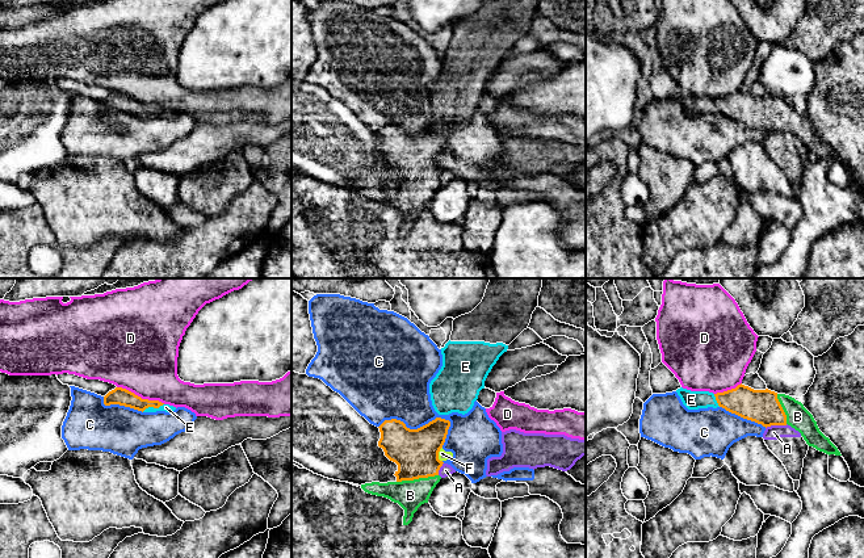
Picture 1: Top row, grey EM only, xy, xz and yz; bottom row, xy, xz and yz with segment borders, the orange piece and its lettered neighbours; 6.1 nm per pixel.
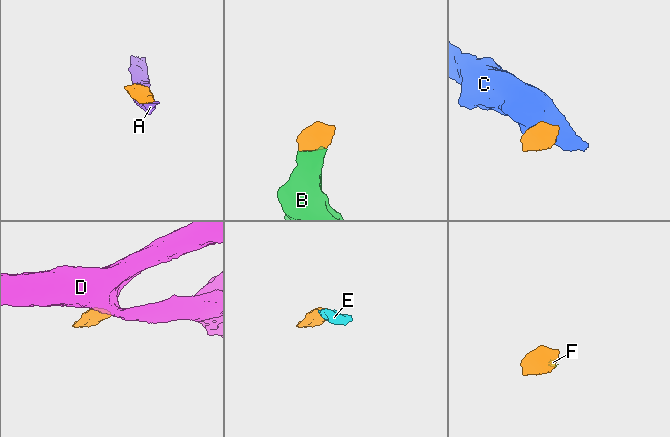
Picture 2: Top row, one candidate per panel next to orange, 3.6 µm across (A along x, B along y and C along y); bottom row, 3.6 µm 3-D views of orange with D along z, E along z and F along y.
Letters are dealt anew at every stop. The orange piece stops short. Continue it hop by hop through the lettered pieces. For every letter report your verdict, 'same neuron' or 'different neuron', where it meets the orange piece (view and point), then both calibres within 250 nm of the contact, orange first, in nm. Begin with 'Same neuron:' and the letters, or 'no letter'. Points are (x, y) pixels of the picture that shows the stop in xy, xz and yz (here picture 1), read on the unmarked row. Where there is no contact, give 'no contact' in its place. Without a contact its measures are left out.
Same neuron: B, E
A: different neuron | yz (776, 130) | 200/90 nm
B: same neuron | xz (416, 184) | 280/180 nm
C: different neuron | xz (414, 135) | 280/340 nm
D: different neuron | xy (139, 103) | 110/440 nm
E: same neuron | xy (152, 112) | 110/50 nm
F: different neuron | xz (437, 160) | 280/60 nm

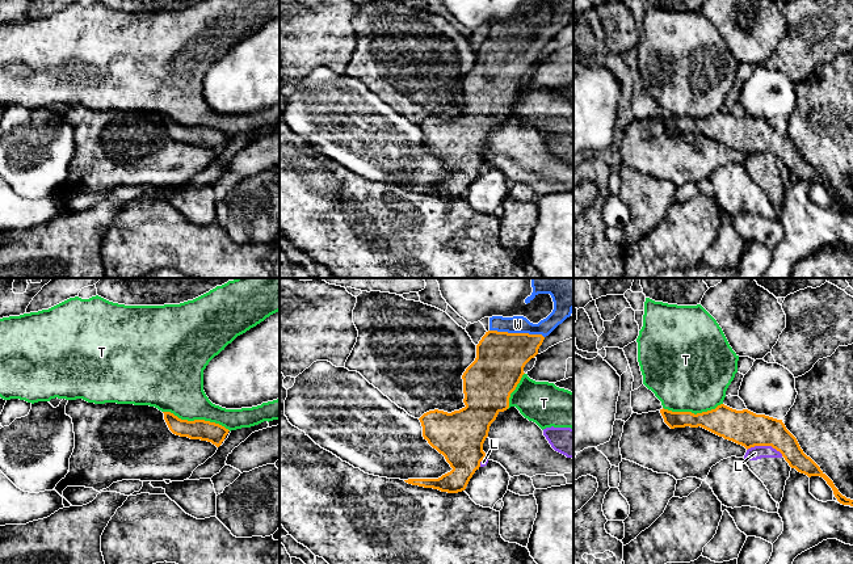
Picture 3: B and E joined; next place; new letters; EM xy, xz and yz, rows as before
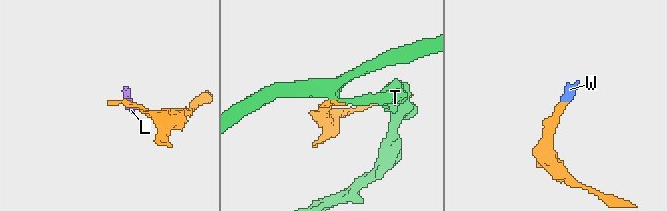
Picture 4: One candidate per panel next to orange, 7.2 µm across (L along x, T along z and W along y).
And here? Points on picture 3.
Same neuron: W
L: different neuron | yz (765, 151) | 220/80 nm
T: different neuron | xy (197, 126) | 130/320 nm
W: same neuron | xz (517, 40) | 300/110 nm

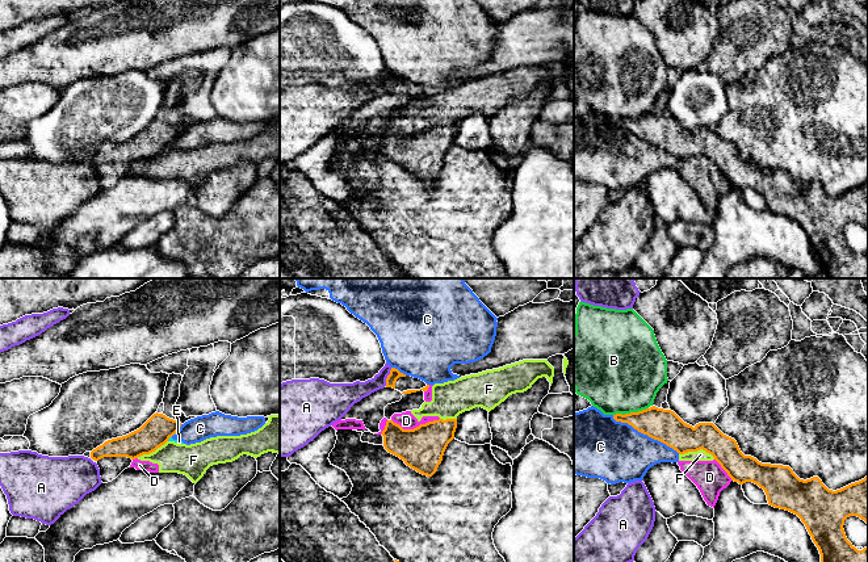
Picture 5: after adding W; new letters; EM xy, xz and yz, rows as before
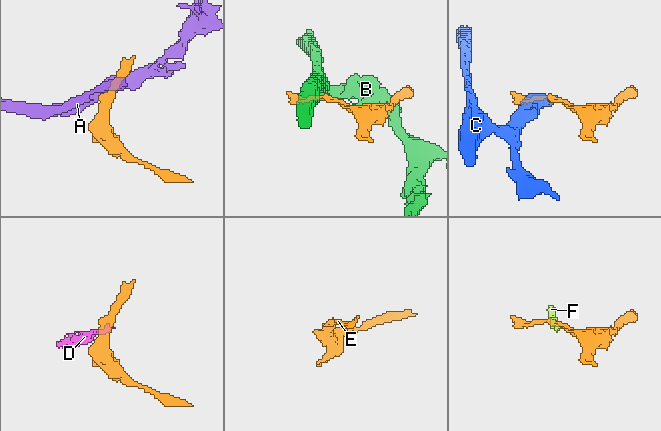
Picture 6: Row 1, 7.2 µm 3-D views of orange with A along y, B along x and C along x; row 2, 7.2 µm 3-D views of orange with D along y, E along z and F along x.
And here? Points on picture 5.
Same neuron: no letter
A: different neuron | xz (388, 83) | 70/130 nm
B: different neuron | yz (630, 118) | 200/500 nm
C: different neuron | yz (645, 139) | 200/380 nm
D: different neuron | xz (416, 133) | 260/100 nm
E: different neuron | xy (168, 145) | 180/30 nm
F: different neuron | yz (697, 155) | 200/70 nm

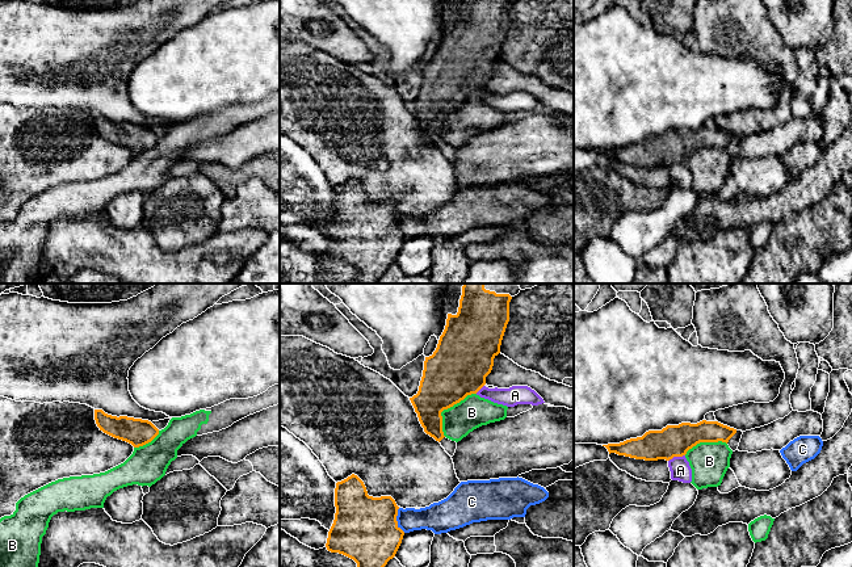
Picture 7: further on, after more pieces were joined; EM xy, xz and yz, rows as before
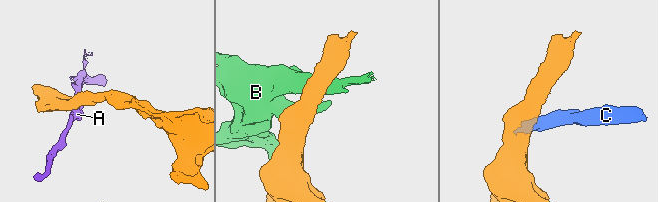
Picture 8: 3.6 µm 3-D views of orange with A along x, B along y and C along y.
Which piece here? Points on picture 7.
Same neuron: no letter
A: different neuron | yz (676, 162) | 190/130 nm
B: different neuron | xz (447, 114) | 340/200 nm
C: different neuron | xz (395, 226) | 400/170 nm

